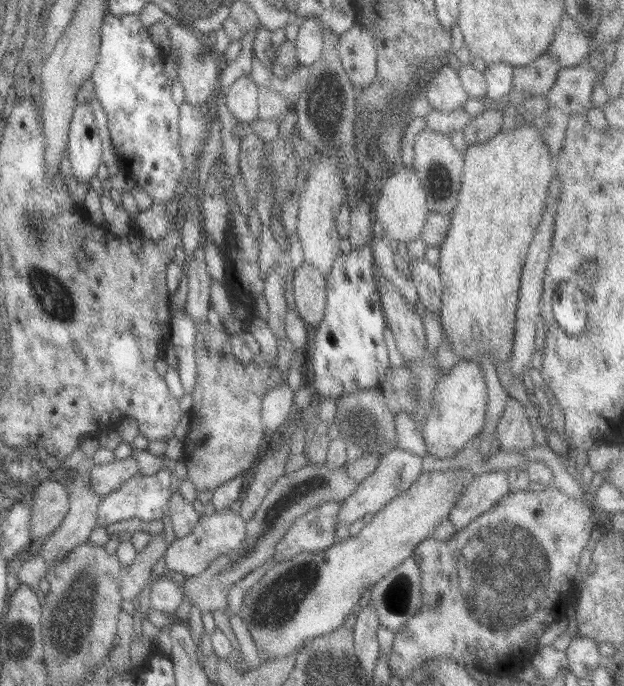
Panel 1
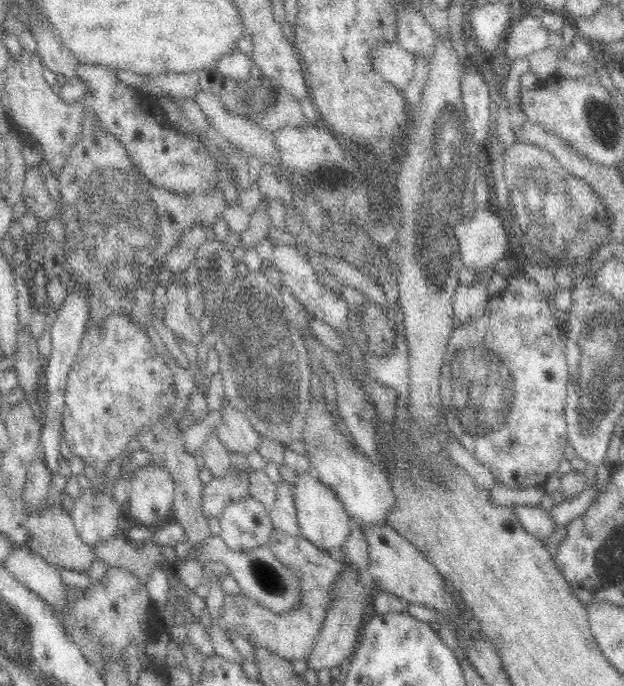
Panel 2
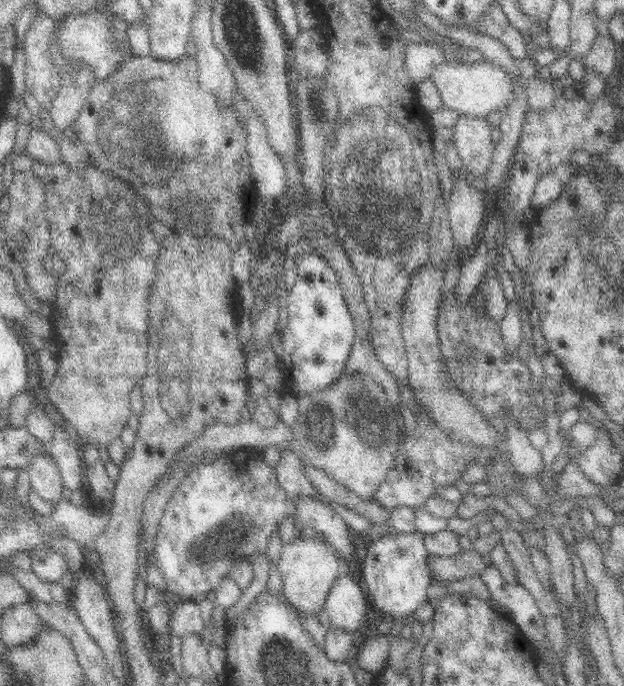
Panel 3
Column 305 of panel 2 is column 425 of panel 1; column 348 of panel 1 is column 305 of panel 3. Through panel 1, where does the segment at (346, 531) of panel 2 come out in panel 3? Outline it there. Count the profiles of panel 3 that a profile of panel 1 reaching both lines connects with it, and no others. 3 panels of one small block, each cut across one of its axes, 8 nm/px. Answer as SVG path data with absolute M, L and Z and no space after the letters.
M296 536L292 542L283 544L279 559L279 571L282 578L281 592L300 614L312 614L324 607L326 598L339 578L338 559L323 542L312 537Z

